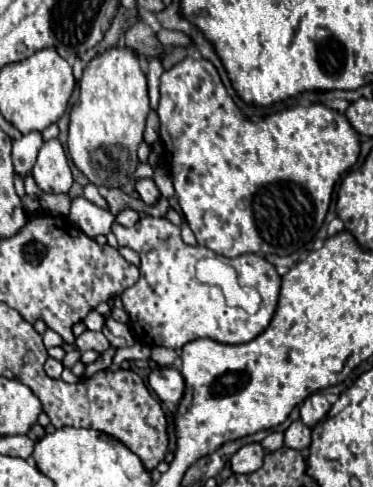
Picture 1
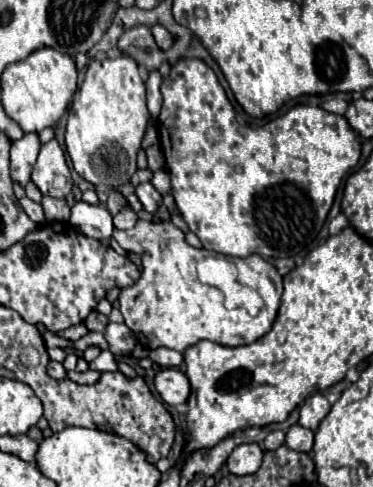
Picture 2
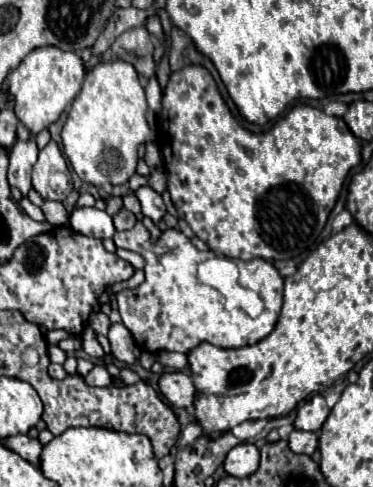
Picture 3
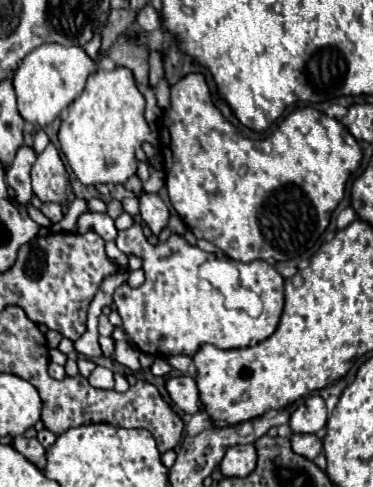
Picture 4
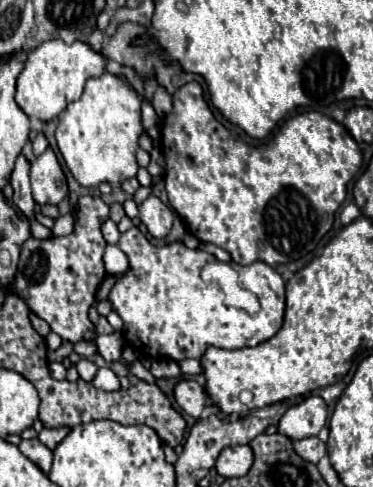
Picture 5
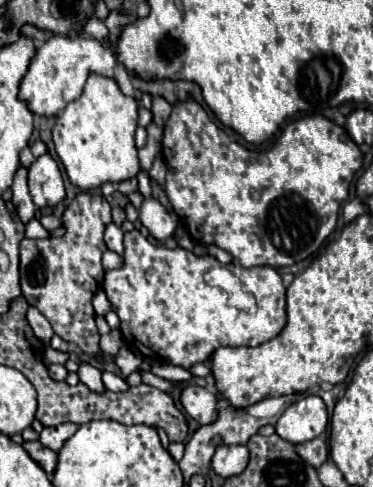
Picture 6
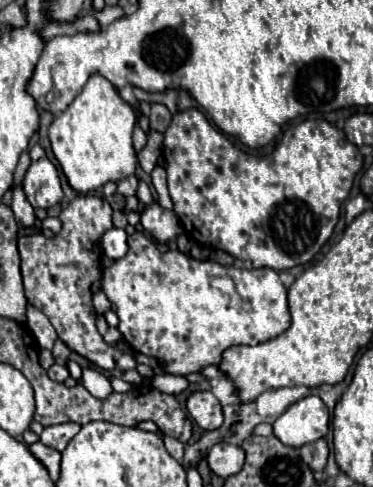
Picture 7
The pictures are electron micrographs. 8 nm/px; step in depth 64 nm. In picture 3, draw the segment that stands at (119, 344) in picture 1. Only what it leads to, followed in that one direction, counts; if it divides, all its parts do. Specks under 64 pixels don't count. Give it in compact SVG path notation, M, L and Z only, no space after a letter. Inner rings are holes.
M112 324L108 340L112 344L112 356L116 360L132 366L136 362L136 356L140 356L140 348L124 324Z

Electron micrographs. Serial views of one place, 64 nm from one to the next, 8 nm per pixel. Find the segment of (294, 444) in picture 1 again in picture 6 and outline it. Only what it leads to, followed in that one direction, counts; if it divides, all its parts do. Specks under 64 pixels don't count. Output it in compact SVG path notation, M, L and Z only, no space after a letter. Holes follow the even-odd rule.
M316 438L316 440L310 440L310 442L304 442L304 444L296 446L296 452L300 454L300 458L304 462L312 464L314 468L320 468L328 458L328 446L322 438Z

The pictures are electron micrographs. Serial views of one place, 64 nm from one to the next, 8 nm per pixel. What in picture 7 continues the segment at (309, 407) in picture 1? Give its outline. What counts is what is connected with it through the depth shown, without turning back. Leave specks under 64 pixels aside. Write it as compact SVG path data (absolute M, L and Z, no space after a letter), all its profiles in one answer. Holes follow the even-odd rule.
M306 396L278 416L272 426L274 436L282 444L300 448L326 436L330 428L330 412L318 396Z

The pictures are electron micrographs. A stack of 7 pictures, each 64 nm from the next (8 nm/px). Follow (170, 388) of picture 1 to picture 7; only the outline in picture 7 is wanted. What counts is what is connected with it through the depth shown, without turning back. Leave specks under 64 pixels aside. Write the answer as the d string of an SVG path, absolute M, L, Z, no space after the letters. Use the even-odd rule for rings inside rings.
M194 392L188 398L186 408L188 408L190 416L198 422L198 426L206 432L220 428L220 424L224 422L222 406L212 392Z

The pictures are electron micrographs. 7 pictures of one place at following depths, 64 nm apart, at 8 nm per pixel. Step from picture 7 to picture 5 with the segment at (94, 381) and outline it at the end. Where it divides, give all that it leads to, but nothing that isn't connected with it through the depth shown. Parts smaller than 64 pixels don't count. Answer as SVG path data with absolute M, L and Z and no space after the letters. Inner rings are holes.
M82 358L82 360L76 364L76 368L78 368L78 374L80 374L80 378L82 378L84 382L92 384L92 380L94 380L94 376L96 376L96 372L98 372L98 366L96 366L94 362L90 362L90 360Z

